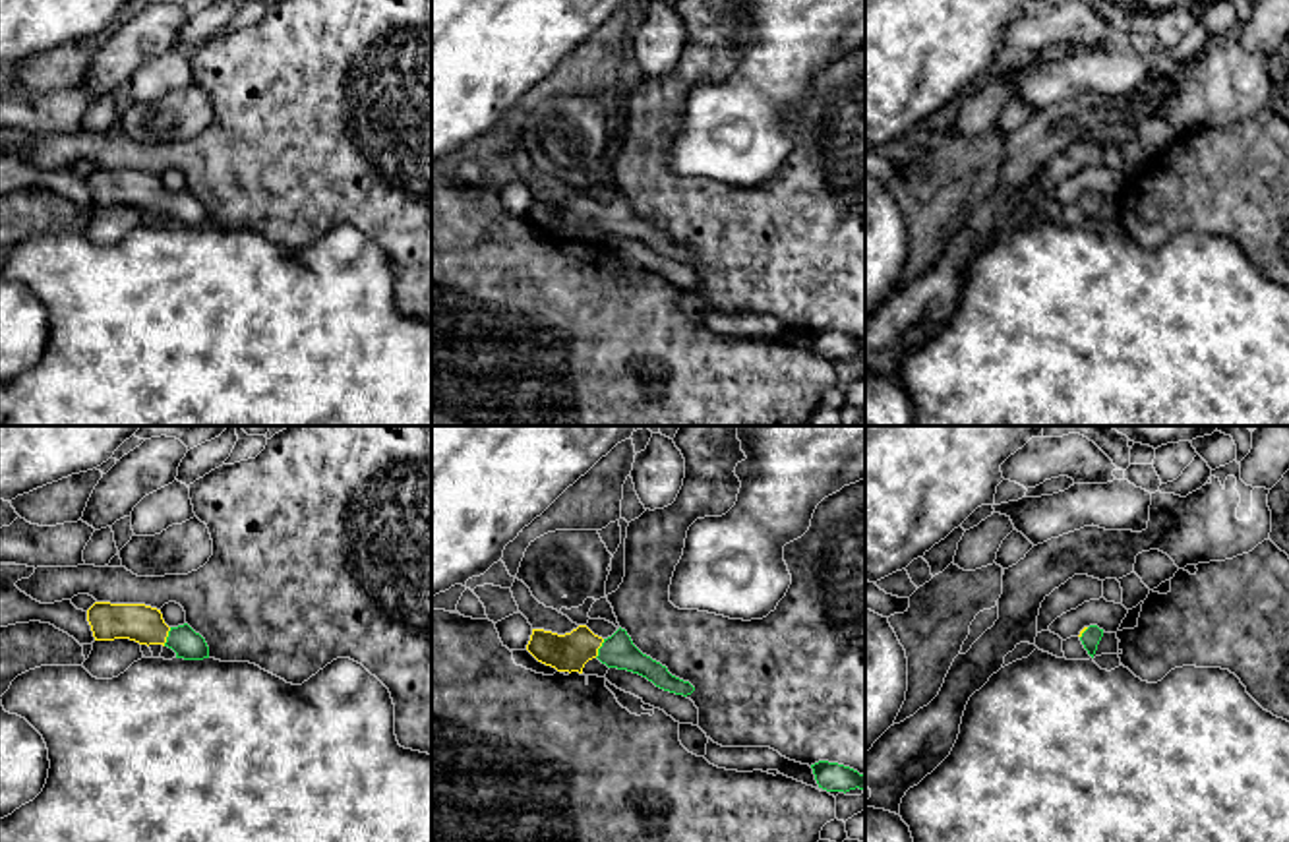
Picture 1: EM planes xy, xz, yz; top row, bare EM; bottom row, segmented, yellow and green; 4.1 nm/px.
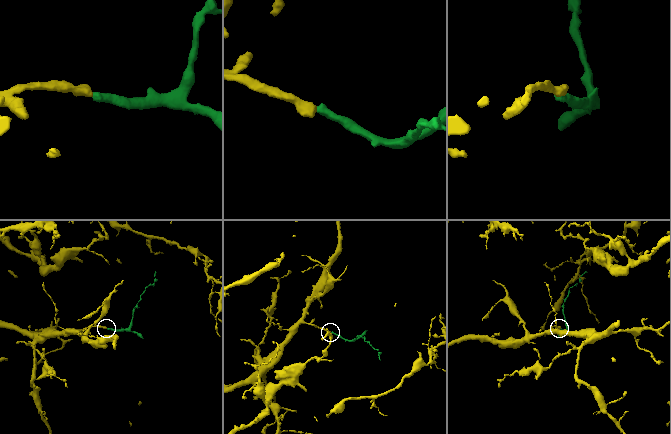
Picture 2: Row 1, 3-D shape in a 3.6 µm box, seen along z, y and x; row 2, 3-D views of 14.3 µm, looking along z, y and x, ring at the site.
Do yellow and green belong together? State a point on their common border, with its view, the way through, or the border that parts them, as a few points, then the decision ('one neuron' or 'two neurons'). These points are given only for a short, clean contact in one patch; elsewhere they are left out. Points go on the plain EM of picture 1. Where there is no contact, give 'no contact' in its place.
xy (167, 202) | across xy (136, 188), (167, 202), (184, 208) | one neuron

